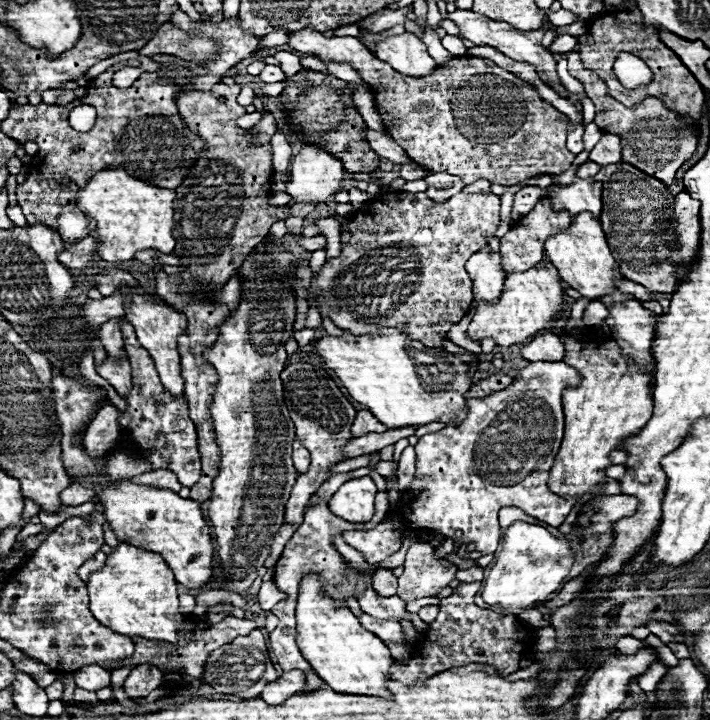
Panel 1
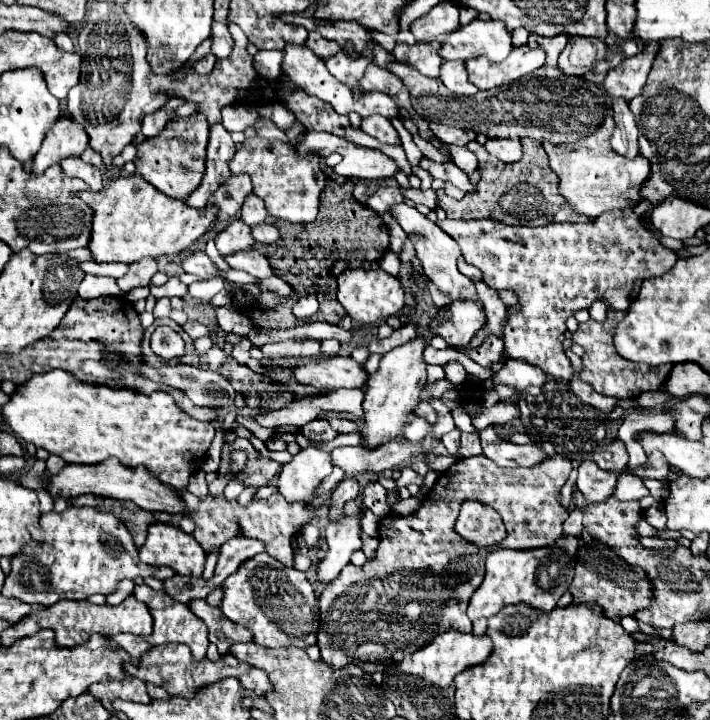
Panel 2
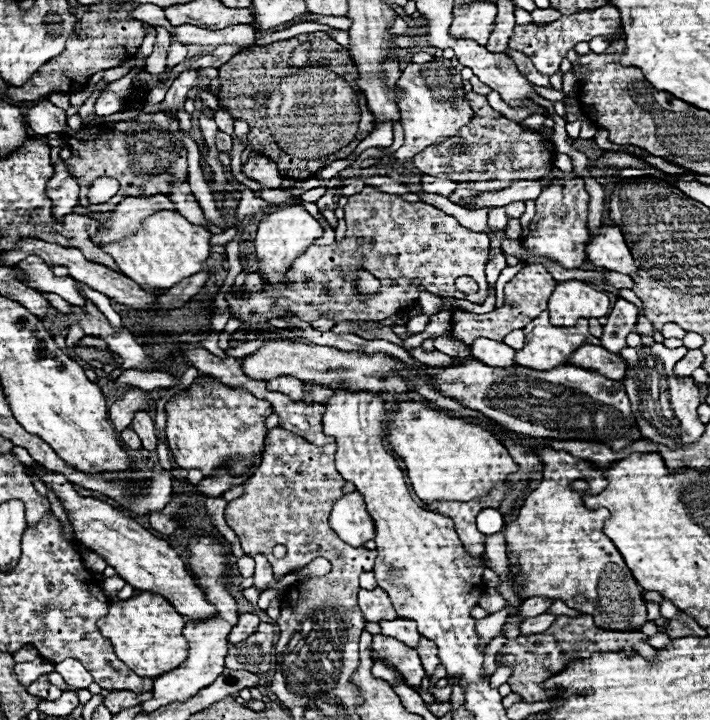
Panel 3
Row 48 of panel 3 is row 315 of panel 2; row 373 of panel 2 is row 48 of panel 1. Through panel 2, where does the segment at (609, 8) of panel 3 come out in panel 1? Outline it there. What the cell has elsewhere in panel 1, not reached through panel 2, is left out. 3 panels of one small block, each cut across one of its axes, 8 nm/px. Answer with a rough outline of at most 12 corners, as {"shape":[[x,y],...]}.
{"shape":[[556,36],[546,50],[566,54],[576,48],[576,38]]}

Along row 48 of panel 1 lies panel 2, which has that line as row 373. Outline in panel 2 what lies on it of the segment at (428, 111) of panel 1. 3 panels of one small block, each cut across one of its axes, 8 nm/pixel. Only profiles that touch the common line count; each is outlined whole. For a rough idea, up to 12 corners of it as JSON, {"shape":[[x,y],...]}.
{"shape":[[352,356],[294,368],[300,384],[364,388],[368,372]]}

